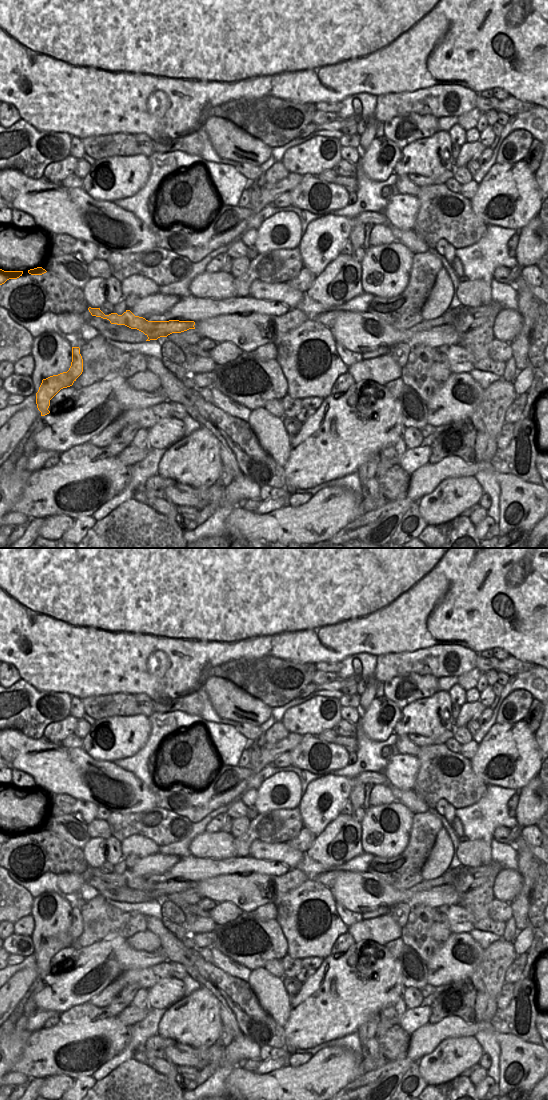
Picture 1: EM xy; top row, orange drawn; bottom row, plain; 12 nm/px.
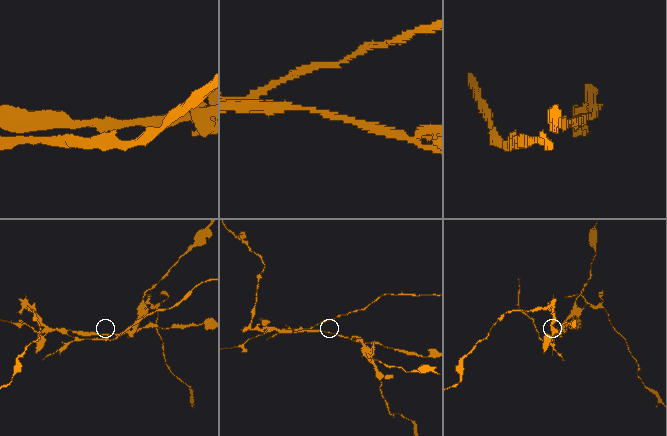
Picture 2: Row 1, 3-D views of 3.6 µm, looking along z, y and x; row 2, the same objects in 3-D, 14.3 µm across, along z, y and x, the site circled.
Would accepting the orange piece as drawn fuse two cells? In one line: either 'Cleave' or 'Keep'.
Cleave.

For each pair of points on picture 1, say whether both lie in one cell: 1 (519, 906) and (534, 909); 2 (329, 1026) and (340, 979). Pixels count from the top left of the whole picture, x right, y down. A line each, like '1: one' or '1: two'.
1: two
2: one

